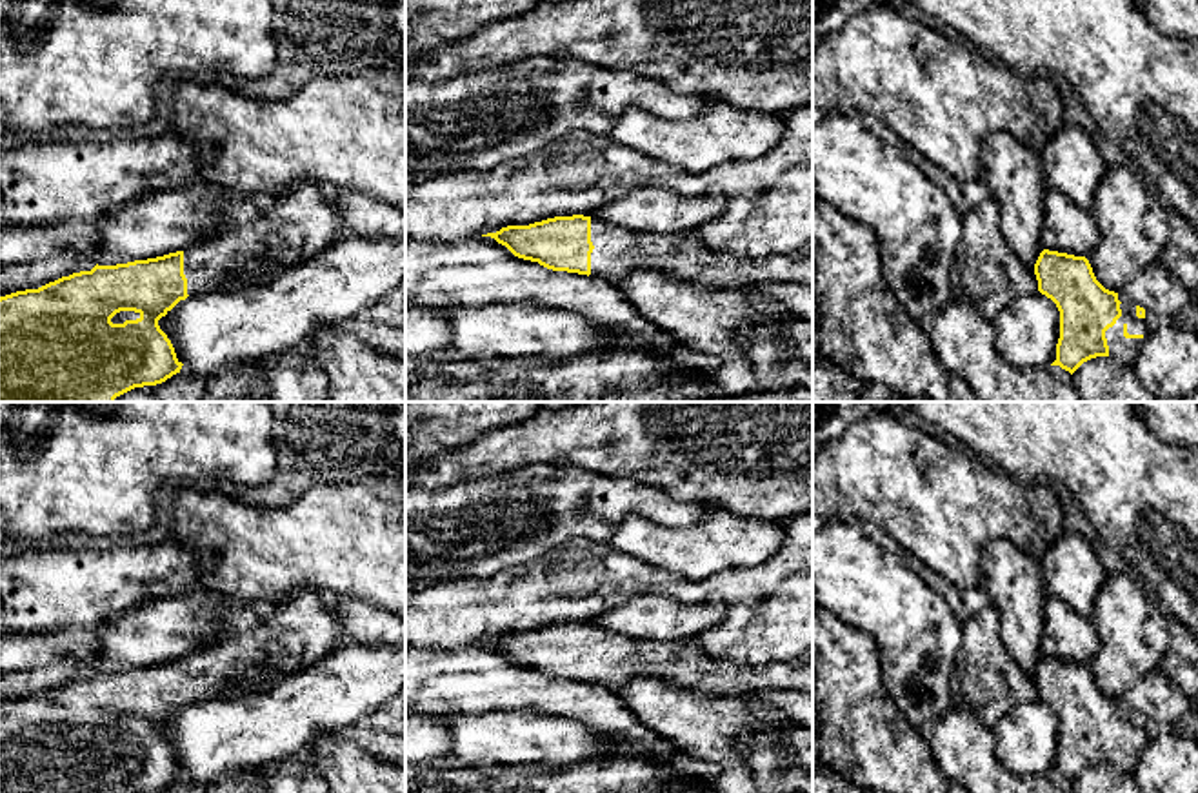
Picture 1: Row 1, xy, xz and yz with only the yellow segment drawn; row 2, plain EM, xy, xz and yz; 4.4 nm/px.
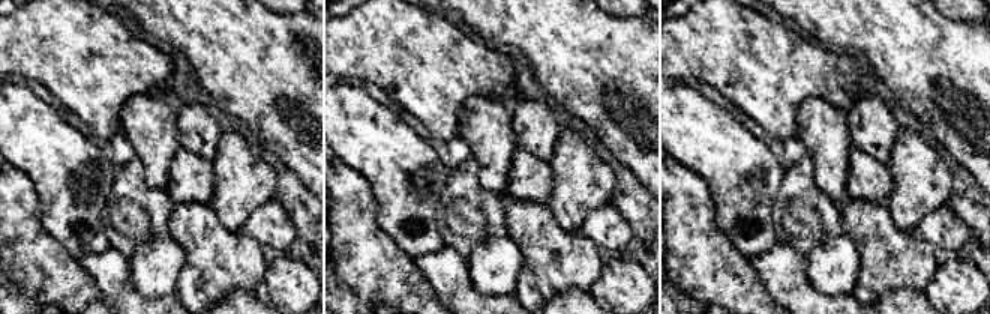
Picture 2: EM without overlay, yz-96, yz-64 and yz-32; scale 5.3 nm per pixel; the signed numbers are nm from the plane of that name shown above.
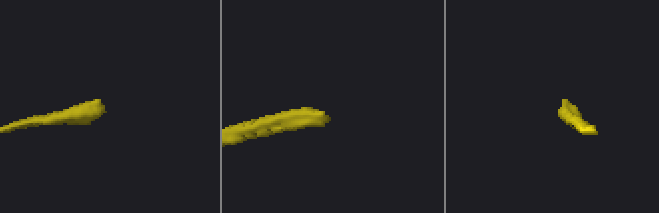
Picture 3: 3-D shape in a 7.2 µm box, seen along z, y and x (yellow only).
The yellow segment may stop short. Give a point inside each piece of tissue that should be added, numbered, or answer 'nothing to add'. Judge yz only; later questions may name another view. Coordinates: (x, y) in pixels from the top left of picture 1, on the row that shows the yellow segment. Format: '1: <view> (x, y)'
1: yz (1124, 350)

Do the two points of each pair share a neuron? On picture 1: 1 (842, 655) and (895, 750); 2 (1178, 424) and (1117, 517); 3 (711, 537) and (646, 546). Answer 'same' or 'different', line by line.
1: same
2: different
3: same

